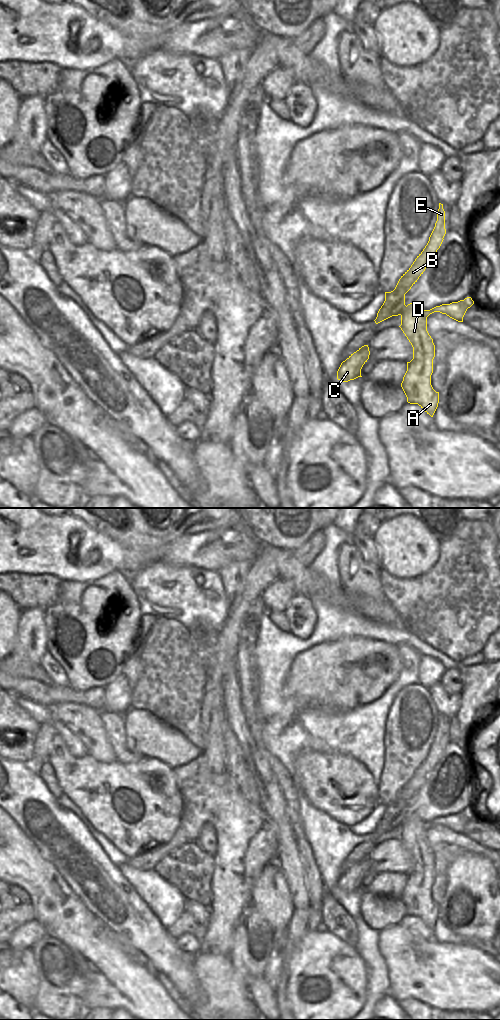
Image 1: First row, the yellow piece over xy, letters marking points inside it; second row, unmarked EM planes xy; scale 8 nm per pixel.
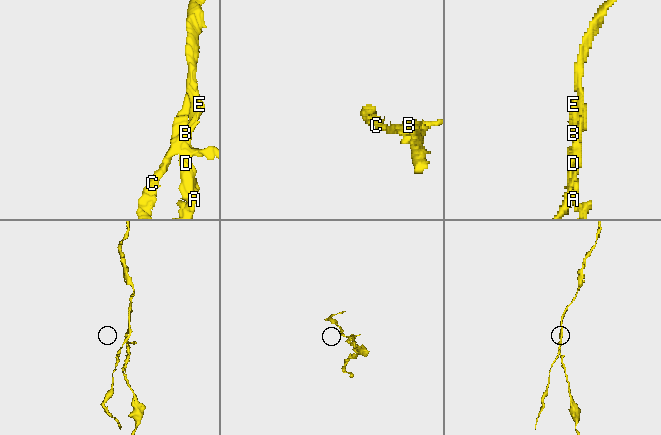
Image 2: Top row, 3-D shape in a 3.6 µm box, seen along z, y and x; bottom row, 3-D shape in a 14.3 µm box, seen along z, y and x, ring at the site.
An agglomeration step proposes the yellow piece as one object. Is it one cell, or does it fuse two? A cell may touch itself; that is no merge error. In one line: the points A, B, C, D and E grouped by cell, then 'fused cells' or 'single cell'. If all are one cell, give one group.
groups A B D E / C; fused cells

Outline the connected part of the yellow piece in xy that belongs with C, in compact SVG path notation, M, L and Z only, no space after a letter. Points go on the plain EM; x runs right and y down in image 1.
M364 857L343 873L337 883L337 891L348 894L361 888L361 881L369 871L368 857Z

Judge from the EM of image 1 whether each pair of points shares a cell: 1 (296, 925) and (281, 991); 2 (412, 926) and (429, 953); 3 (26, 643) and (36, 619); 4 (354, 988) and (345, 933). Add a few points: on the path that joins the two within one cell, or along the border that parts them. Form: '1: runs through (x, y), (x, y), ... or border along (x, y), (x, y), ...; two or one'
1: runs through (293, 941), (287, 952), (284, 975); one
2: border along (398, 924), (416, 935), (432, 940); two
3: runs through (29, 637), (31, 625); one
4: border along (328, 930), (354, 948); two

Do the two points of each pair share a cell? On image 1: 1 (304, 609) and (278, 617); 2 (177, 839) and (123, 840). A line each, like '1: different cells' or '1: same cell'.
1: different cells
2: different cells

